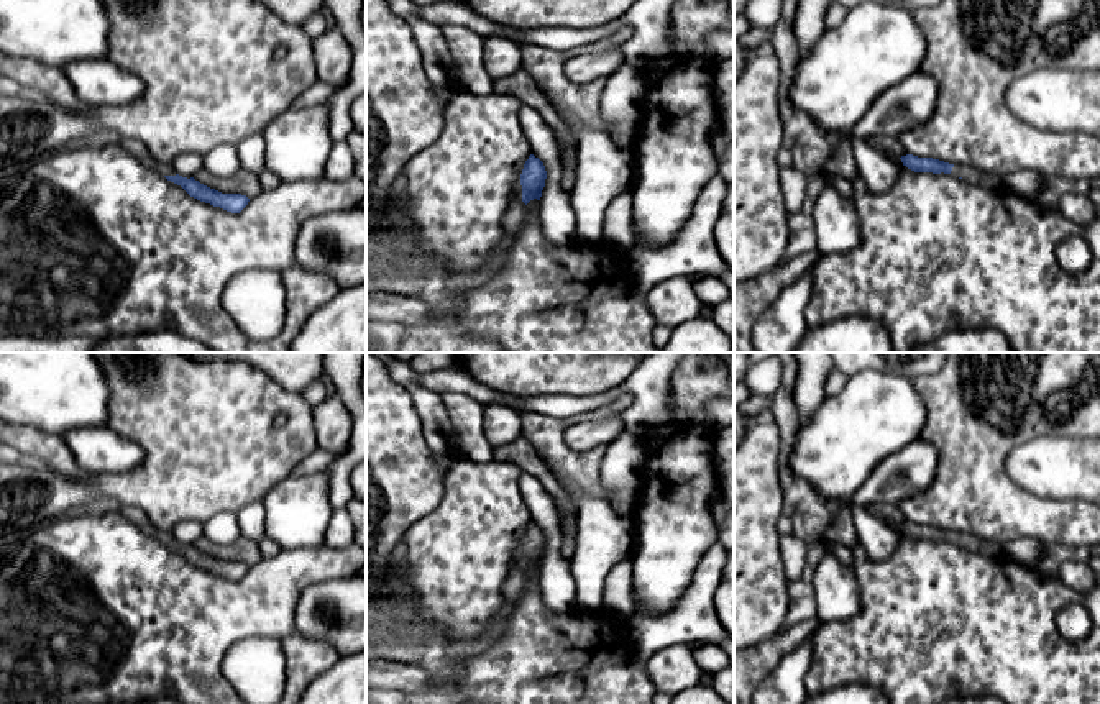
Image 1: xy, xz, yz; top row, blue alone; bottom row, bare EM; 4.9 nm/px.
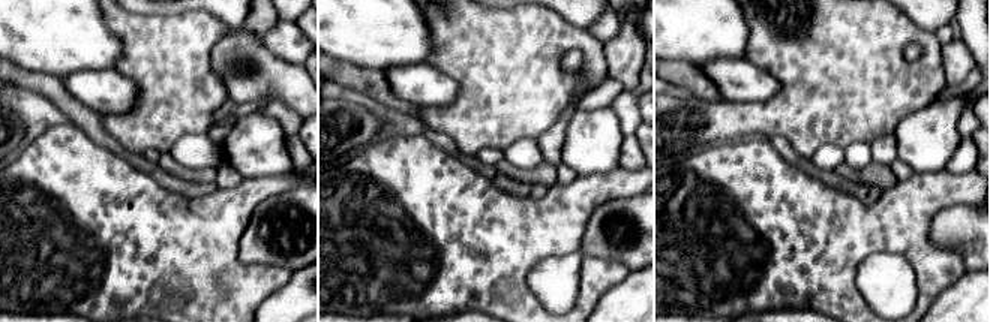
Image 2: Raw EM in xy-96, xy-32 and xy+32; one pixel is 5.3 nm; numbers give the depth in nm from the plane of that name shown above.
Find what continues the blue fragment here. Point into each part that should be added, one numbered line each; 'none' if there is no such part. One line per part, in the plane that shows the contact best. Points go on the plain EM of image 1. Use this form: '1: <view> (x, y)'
1: xz (517, 580)

